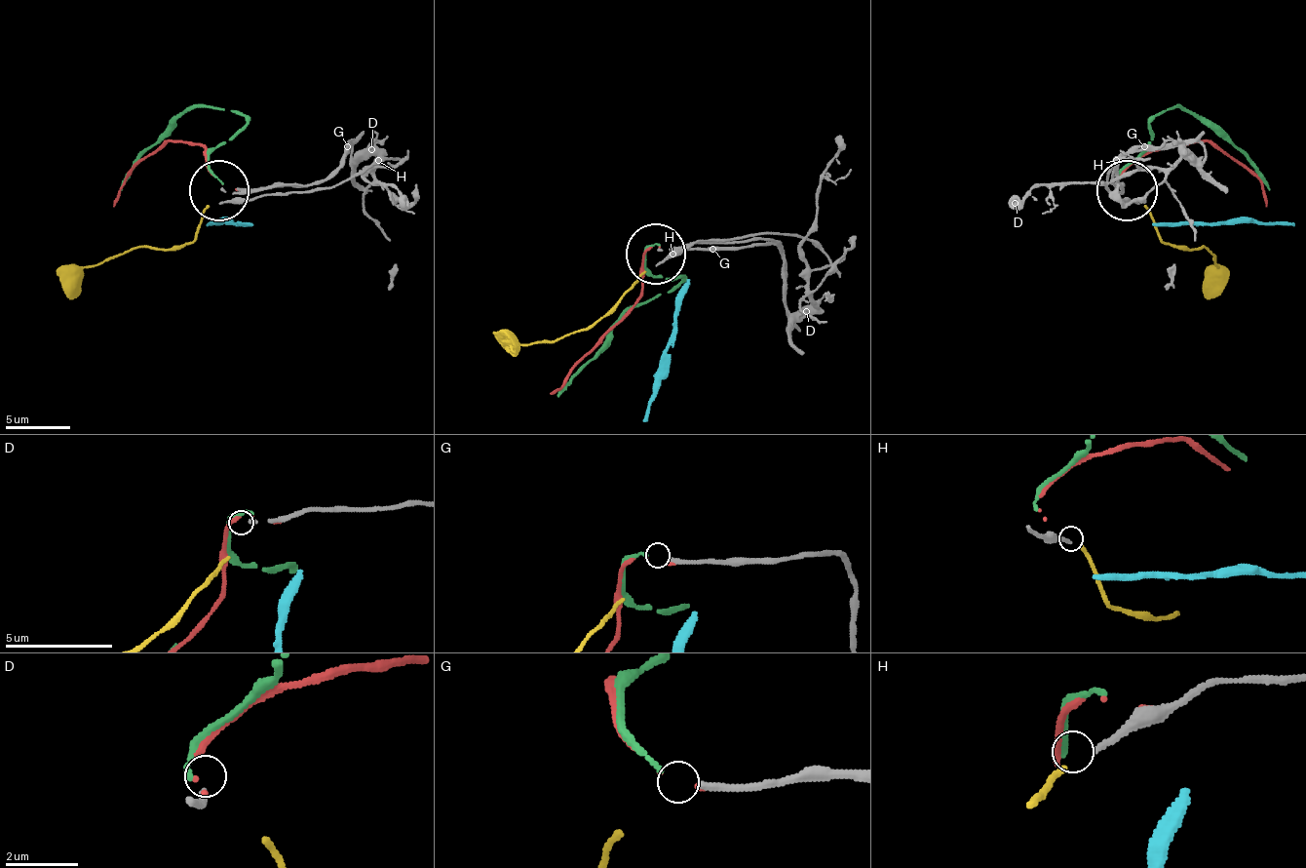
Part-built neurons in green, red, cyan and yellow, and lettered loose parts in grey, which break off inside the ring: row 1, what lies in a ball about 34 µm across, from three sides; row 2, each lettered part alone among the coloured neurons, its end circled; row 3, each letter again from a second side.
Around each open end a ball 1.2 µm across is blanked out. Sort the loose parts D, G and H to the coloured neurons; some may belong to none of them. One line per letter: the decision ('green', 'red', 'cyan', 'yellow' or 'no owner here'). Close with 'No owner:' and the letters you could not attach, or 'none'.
D: no owner here
G: green
H: yellow
No owner: D

